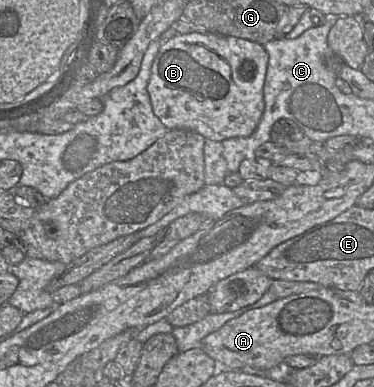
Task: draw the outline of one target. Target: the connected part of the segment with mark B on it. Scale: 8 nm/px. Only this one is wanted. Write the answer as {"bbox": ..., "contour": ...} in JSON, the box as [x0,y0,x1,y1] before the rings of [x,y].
{"bbox":[147,33,269,141],"contour":[[[188,33],[161,44],[147,85],[153,112],[168,129],[195,131],[206,139],[221,141],[249,137],[262,118],[265,104],[263,86],[269,56],[263,45],[218,33]]]}

